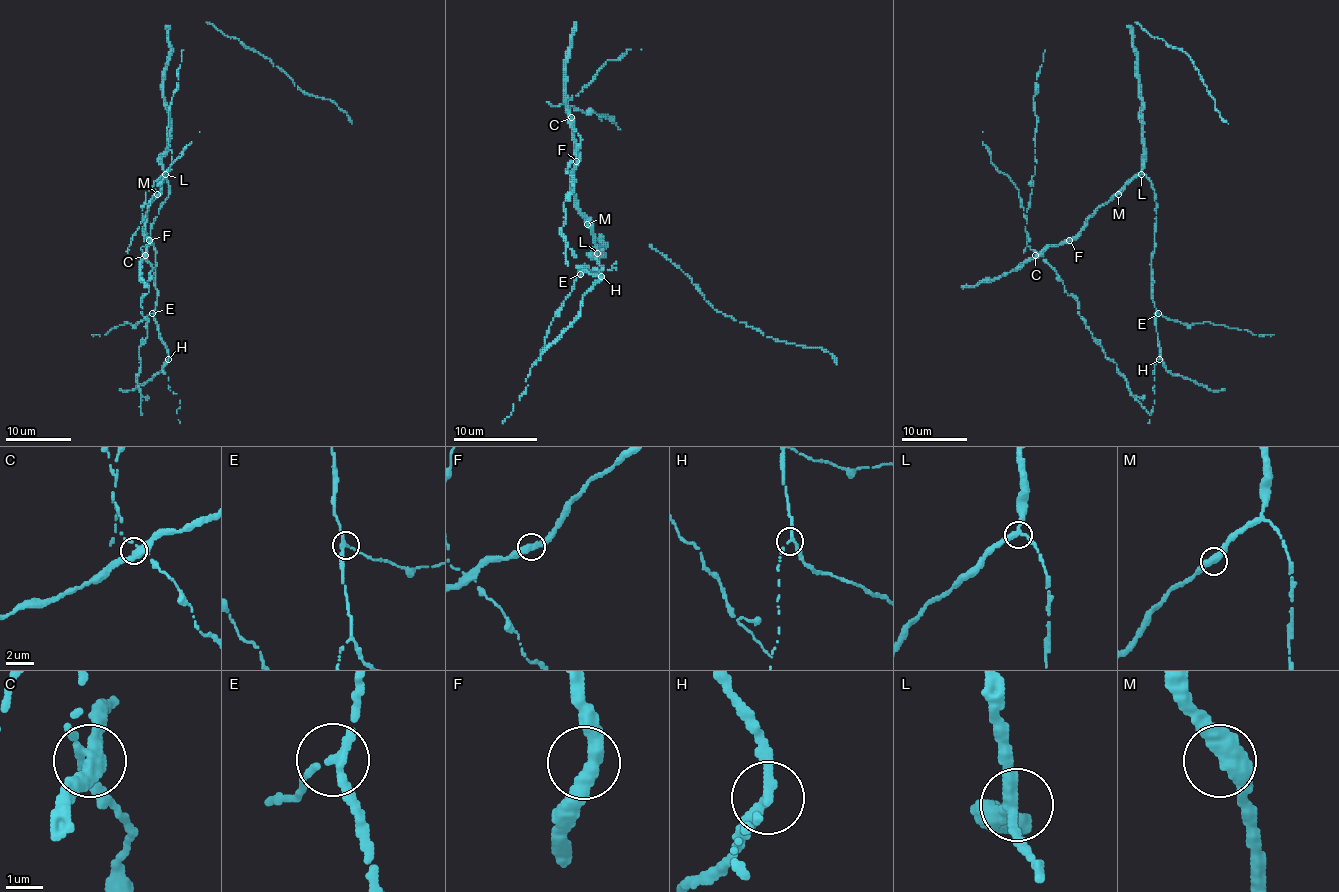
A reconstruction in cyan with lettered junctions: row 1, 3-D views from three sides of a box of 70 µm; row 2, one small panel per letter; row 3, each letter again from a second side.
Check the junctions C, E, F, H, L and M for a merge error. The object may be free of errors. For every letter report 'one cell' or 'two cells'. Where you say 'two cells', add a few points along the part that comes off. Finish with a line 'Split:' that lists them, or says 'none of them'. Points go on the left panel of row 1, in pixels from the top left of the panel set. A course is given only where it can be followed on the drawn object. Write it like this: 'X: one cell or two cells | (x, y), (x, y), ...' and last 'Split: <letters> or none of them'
C: two cells | (145, 254), (141, 248), (144, 246), (141, 222), (154, 191), (172, 163), (167, 137), (168, 115), (183, 50)
E: one cell
F: one cell
H: one cell
L: one cell
M: one cell
Split: C

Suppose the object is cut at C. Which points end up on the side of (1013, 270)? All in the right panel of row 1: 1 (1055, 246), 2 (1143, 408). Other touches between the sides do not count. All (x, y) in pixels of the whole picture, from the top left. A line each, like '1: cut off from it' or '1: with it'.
1: with it
2: cut off from it

